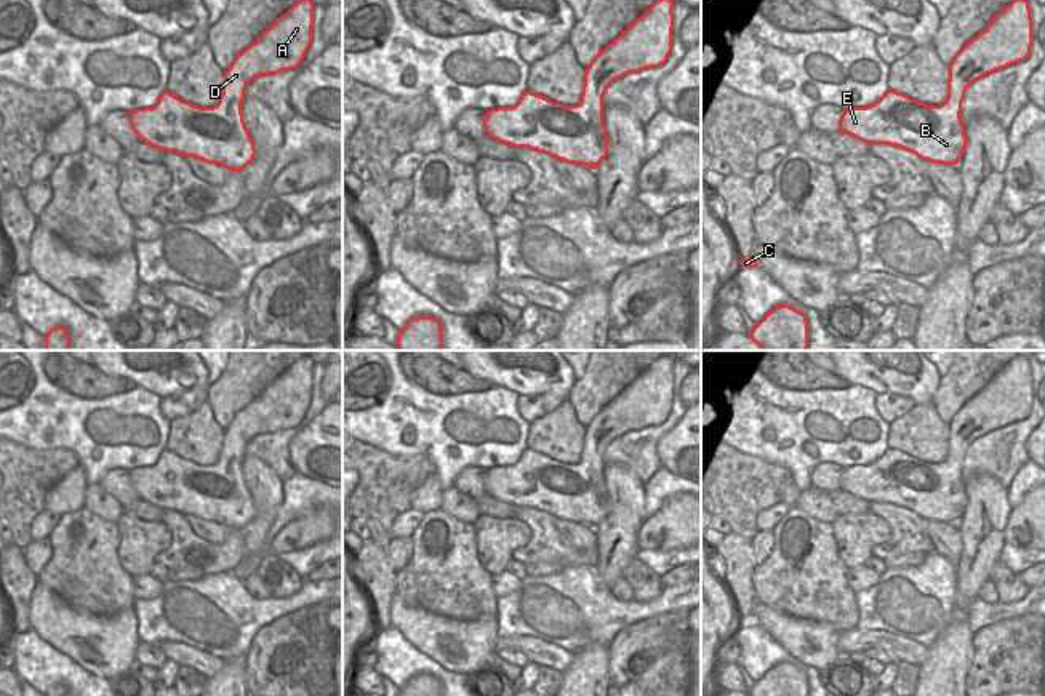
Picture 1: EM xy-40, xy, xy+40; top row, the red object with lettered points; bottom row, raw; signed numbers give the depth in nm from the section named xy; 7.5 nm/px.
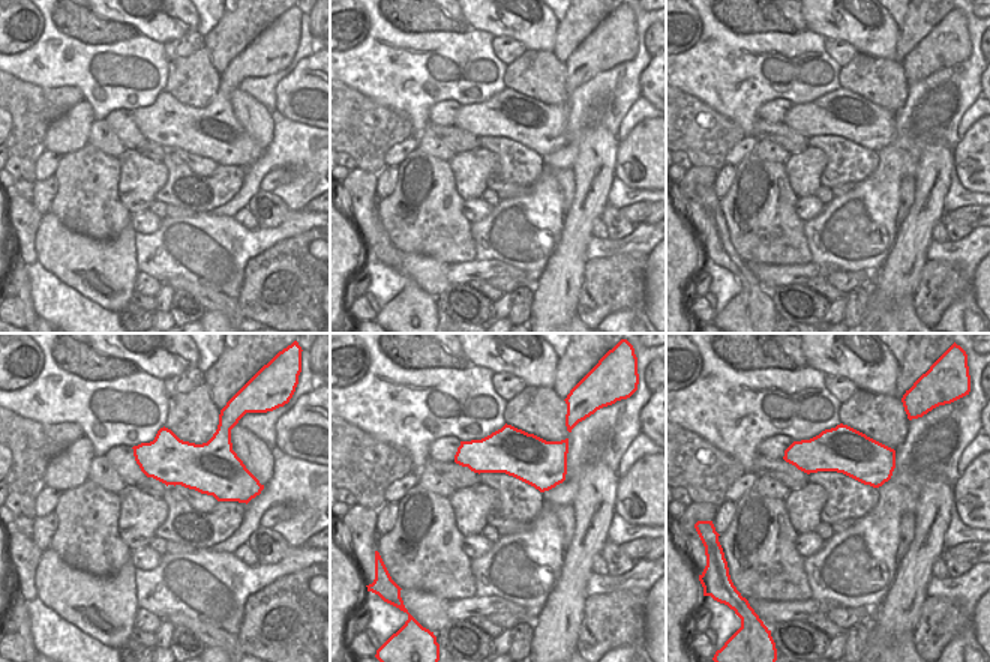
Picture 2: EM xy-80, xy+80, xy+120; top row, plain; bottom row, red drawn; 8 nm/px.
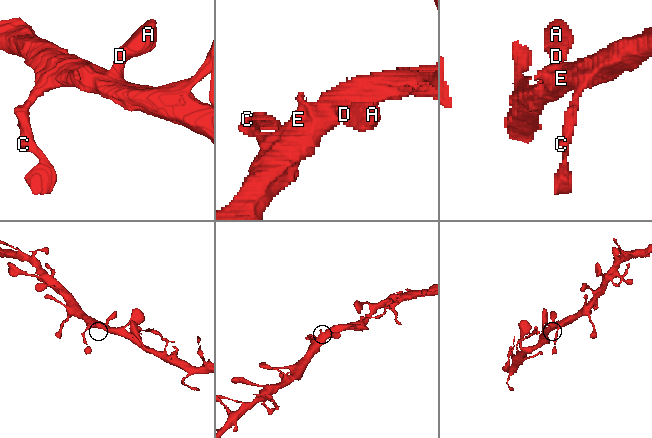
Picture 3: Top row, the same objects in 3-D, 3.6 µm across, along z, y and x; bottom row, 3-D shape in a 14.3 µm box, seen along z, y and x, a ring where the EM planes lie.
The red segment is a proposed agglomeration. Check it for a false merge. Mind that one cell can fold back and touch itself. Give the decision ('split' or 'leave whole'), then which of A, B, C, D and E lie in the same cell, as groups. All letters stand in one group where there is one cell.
leave whole; groups A B C D E

